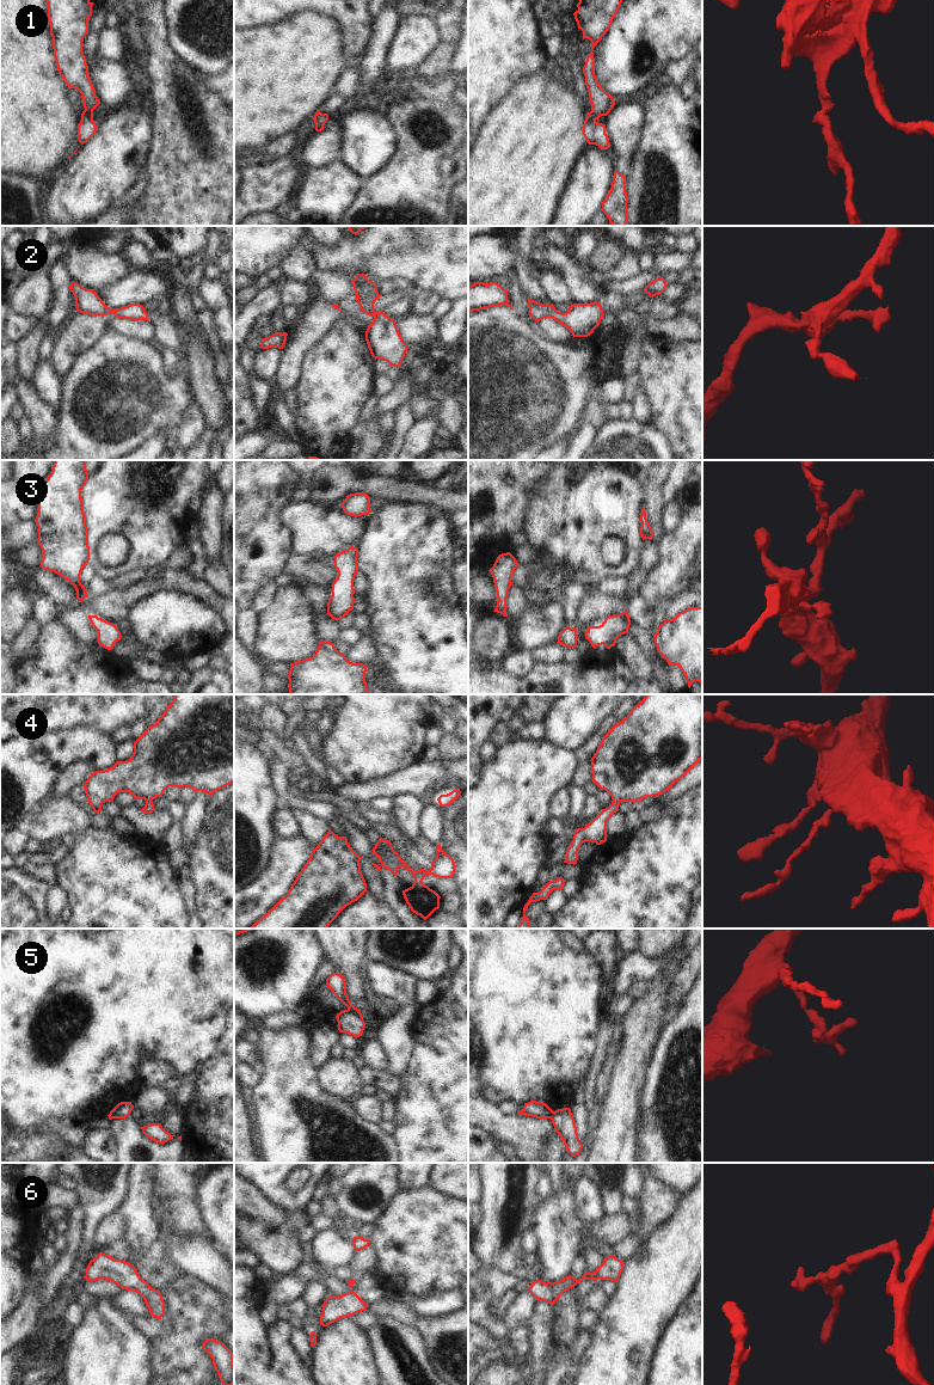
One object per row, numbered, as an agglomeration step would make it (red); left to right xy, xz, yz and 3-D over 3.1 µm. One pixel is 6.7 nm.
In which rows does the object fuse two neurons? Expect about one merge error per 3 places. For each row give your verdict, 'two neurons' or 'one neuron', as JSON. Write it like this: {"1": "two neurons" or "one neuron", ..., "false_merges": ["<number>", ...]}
{"1": "one neuron", "2": "one neuron", "3": "one neuron", "4": "one neuron", "5": "two neurons", "6": "one neuron", "false_merges": ["5"]}

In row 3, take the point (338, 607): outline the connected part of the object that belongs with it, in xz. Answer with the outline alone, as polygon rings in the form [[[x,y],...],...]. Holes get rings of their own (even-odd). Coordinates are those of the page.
[[[349,547],[333,556],[338,576],[332,583],[332,596],[327,602],[327,614],[333,620],[340,620],[354,609],[355,594],[354,580],[358,571],[358,549]]]

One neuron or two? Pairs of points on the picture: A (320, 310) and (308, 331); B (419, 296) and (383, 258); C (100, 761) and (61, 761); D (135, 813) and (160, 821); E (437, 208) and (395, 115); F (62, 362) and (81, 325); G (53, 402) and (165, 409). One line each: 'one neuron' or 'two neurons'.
A: one neuron
B: two neurons
C: one neuron
D: one neuron
E: one neuron
F: one neuron
G: two neurons

